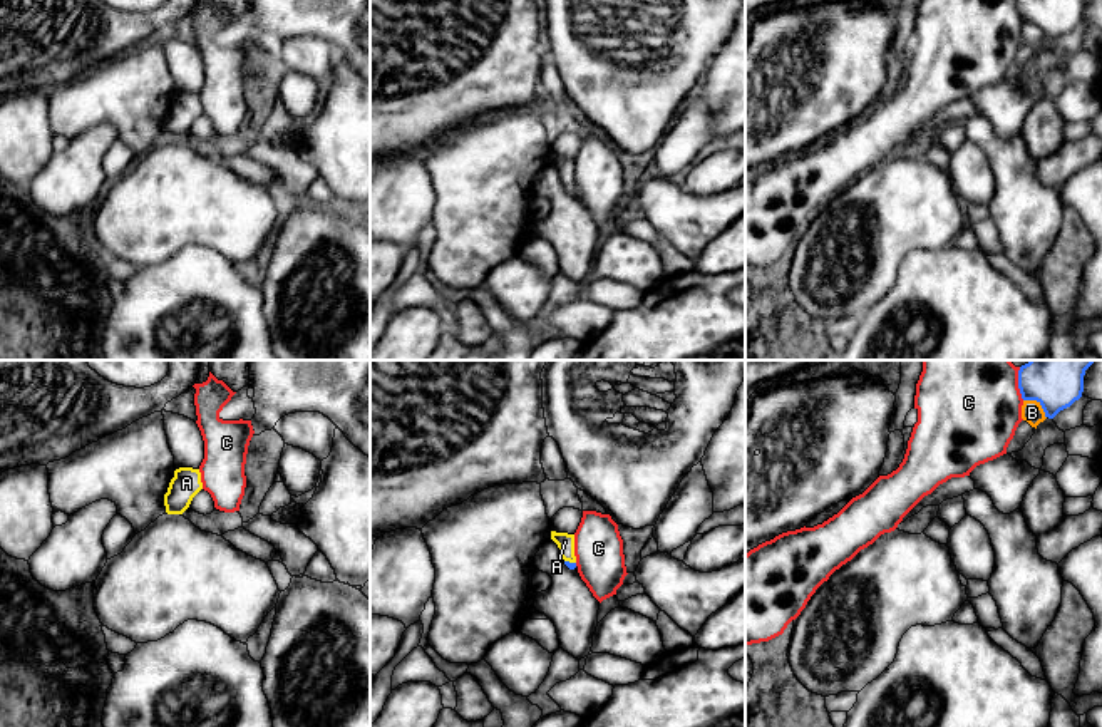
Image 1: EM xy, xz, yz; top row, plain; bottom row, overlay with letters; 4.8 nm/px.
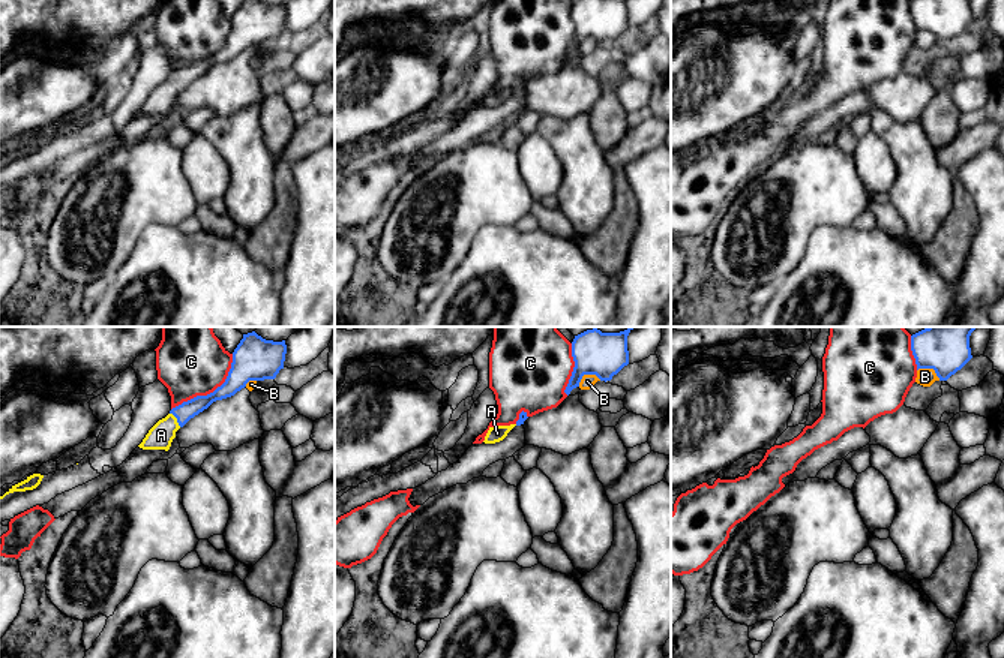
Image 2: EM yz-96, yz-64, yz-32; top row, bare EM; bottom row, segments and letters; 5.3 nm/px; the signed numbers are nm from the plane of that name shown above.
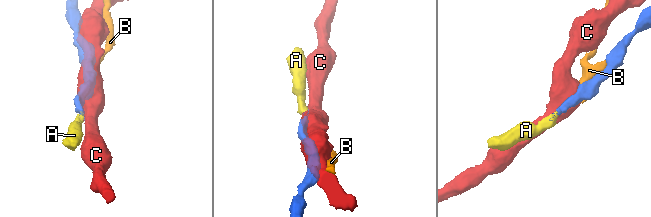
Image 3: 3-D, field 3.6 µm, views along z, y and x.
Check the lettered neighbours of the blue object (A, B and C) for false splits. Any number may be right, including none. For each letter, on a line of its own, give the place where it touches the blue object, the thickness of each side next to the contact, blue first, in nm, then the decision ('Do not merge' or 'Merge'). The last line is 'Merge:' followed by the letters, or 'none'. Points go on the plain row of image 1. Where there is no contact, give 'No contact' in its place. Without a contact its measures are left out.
A: Touches blue at xz (568, 186). Thickness 30 nm (blue) against 90 nm. Merge
B: Touches blue at yz (1040, 29). Thickness 180 nm (blue) against 100 nm. Do not merge
C: Touches blue at yz (1019, 12). Thickness 180 nm (blue) against 400 nm. Do not merge
Merge: A

